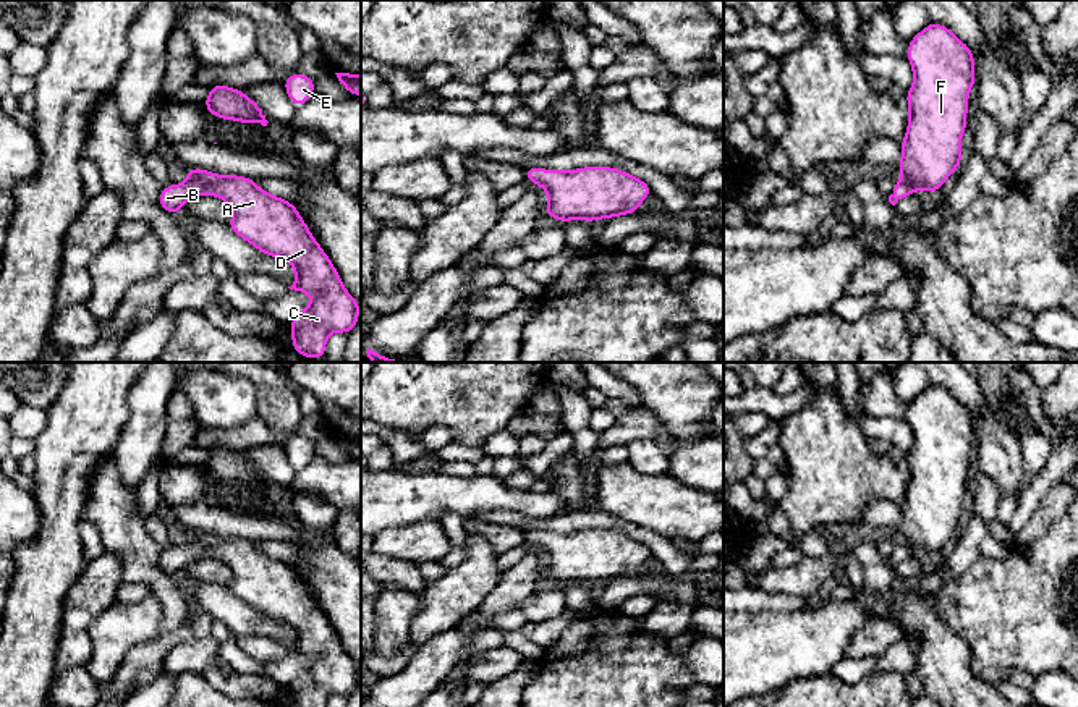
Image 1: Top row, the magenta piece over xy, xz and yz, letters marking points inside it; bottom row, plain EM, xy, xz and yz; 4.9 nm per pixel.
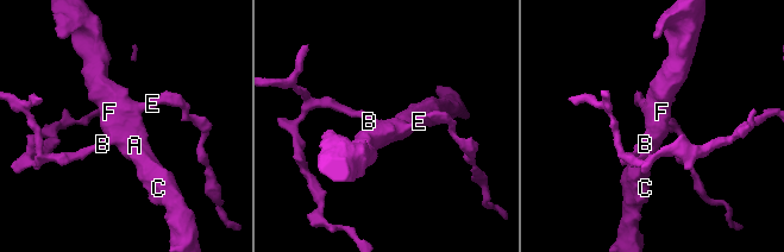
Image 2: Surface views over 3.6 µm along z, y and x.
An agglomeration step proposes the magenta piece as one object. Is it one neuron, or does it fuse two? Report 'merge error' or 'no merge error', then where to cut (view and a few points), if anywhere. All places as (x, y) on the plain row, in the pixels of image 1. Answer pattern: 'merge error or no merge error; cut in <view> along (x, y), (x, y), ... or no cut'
no merge error; no cut

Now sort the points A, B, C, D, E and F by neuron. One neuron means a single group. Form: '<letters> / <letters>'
A B C D E F

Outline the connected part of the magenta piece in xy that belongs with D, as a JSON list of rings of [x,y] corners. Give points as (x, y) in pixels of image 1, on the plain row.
[[[191,529],[186,534],[181,547],[163,548],[159,557],[163,573],[180,578],[189,561],[204,557],[222,561],[233,574],[227,586],[230,592],[265,618],[291,626],[295,644],[288,650],[312,658],[311,667],[288,686],[291,707],[327,707],[333,694],[350,697],[361,667],[348,655],[293,565],[264,553],[254,545],[256,540]]]

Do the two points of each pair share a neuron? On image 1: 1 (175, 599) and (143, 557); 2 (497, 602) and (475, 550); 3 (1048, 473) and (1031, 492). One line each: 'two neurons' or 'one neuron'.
1: one neuron
2: two neurons
3: one neuron

